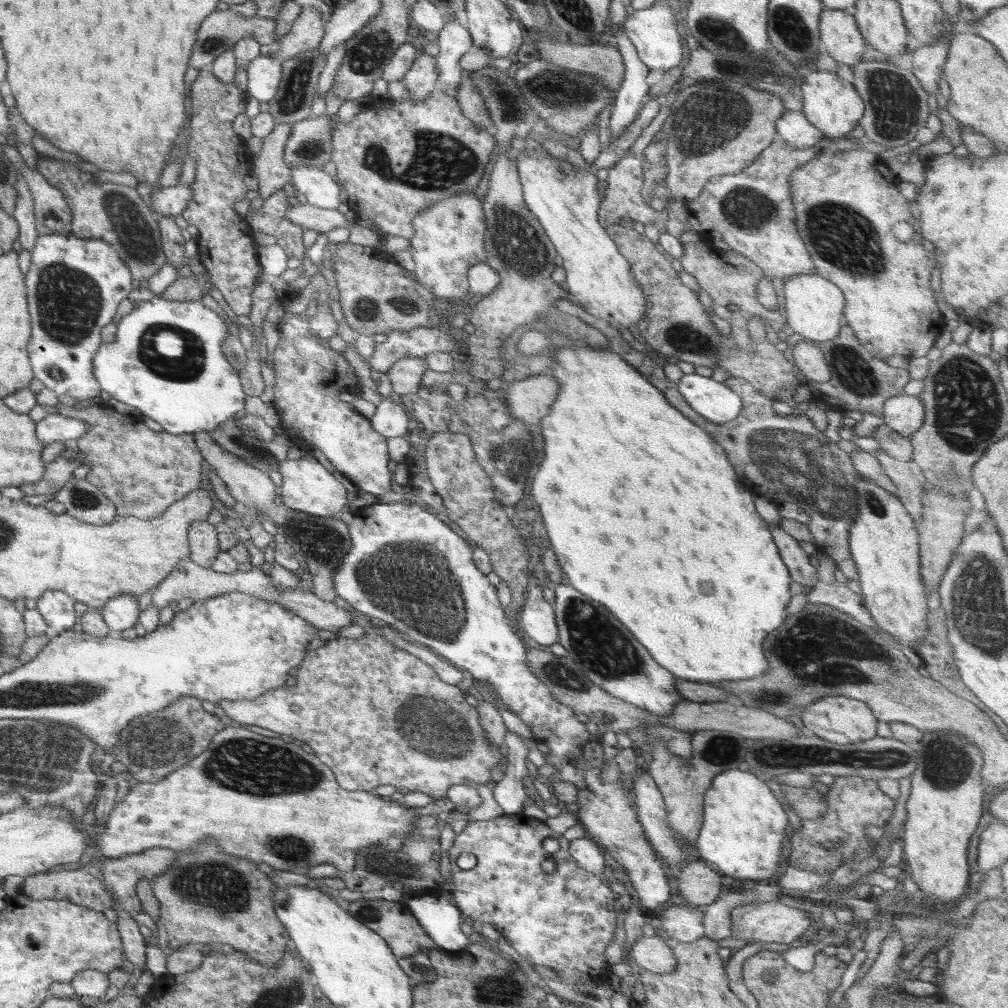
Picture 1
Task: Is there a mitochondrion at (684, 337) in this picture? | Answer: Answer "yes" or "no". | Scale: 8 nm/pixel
yes

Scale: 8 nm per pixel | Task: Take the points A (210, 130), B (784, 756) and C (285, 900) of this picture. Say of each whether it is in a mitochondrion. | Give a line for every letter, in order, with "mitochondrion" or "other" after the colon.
A: other
B: mitochondrion
C: mitochondrion

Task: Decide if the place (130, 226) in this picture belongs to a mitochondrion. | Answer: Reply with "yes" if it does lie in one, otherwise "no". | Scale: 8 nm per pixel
yes

